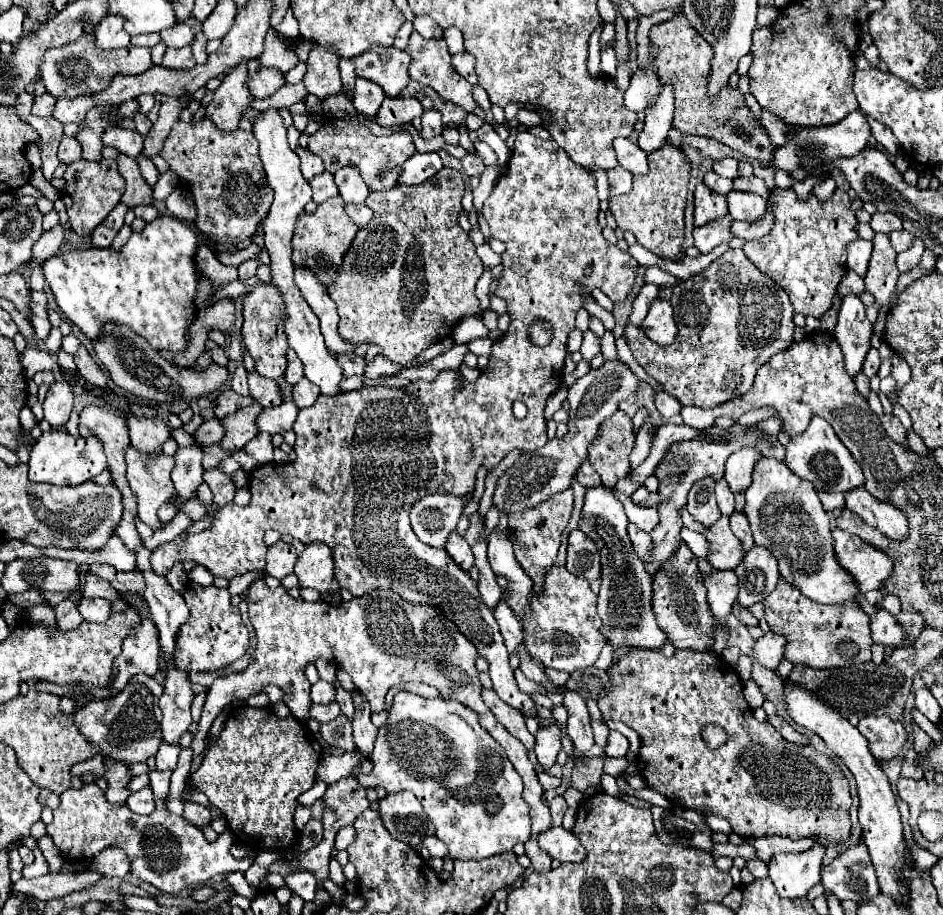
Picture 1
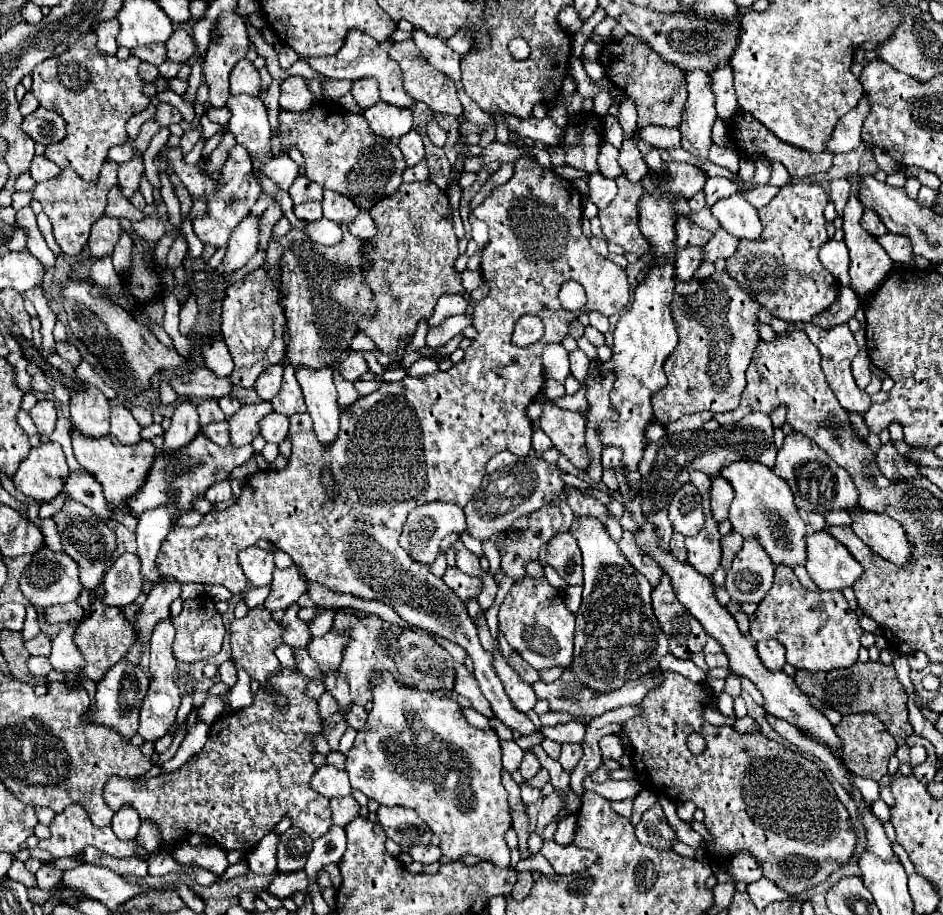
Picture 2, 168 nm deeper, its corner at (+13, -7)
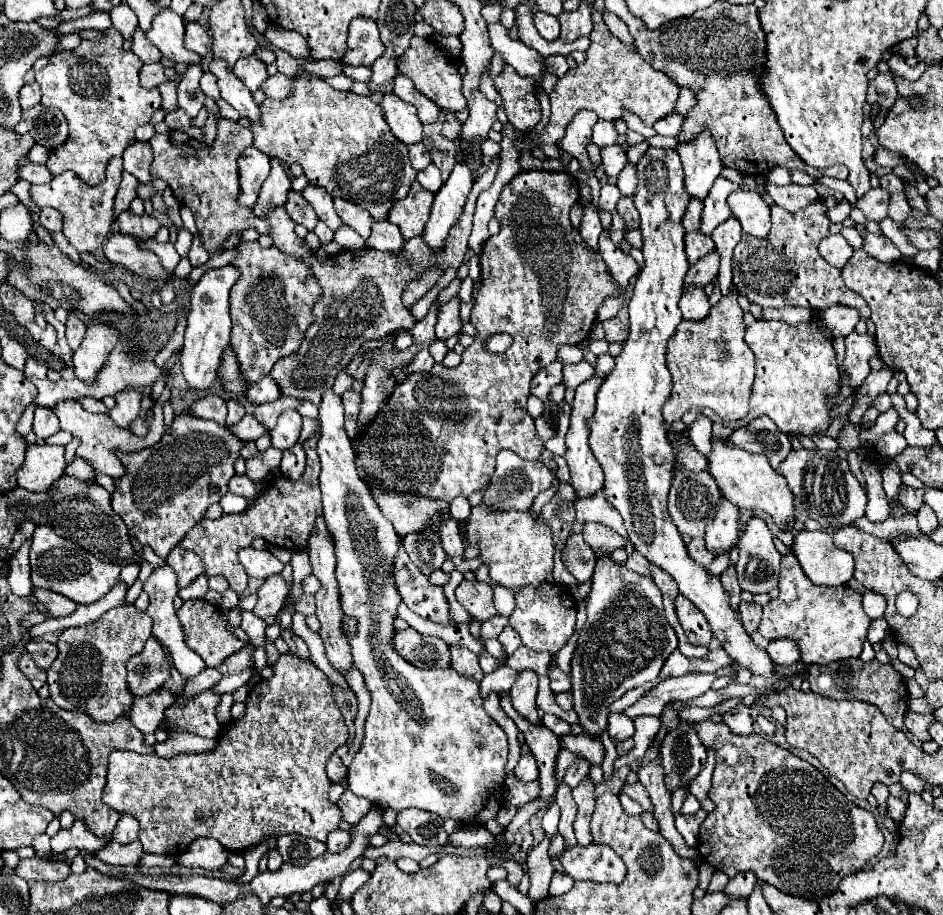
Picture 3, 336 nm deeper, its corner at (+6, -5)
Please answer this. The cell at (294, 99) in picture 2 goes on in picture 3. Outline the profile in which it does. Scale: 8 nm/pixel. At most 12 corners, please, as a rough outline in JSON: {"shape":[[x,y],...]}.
{"shape":[[277,72],[261,84],[267,98],[291,96],[287,76]]}

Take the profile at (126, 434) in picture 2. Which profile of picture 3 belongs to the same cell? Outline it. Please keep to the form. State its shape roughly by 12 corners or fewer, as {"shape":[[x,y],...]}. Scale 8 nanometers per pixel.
{"shape":[[141,392],[115,394],[109,416],[121,428],[137,418]]}

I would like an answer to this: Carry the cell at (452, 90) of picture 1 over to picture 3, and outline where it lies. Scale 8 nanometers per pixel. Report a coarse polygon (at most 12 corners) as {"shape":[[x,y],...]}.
{"shape":[[413,36],[399,72],[441,110],[467,108],[457,64]]}

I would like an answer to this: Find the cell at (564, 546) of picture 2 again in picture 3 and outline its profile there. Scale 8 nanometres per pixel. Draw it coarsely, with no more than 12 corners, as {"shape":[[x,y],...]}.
{"shape":[[571,534],[561,558],[565,568],[579,580],[593,576],[597,562],[591,546]]}

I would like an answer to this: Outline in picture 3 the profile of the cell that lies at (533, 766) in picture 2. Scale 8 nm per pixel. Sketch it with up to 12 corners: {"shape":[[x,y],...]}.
{"shape":[[523,754],[515,766],[515,776],[521,782],[535,782],[539,776],[535,758]]}

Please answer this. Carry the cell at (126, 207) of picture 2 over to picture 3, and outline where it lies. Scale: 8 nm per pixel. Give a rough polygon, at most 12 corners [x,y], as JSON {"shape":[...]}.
{"shape":[[131,210],[117,218],[119,232],[147,240],[161,224],[151,216],[135,216]]}

